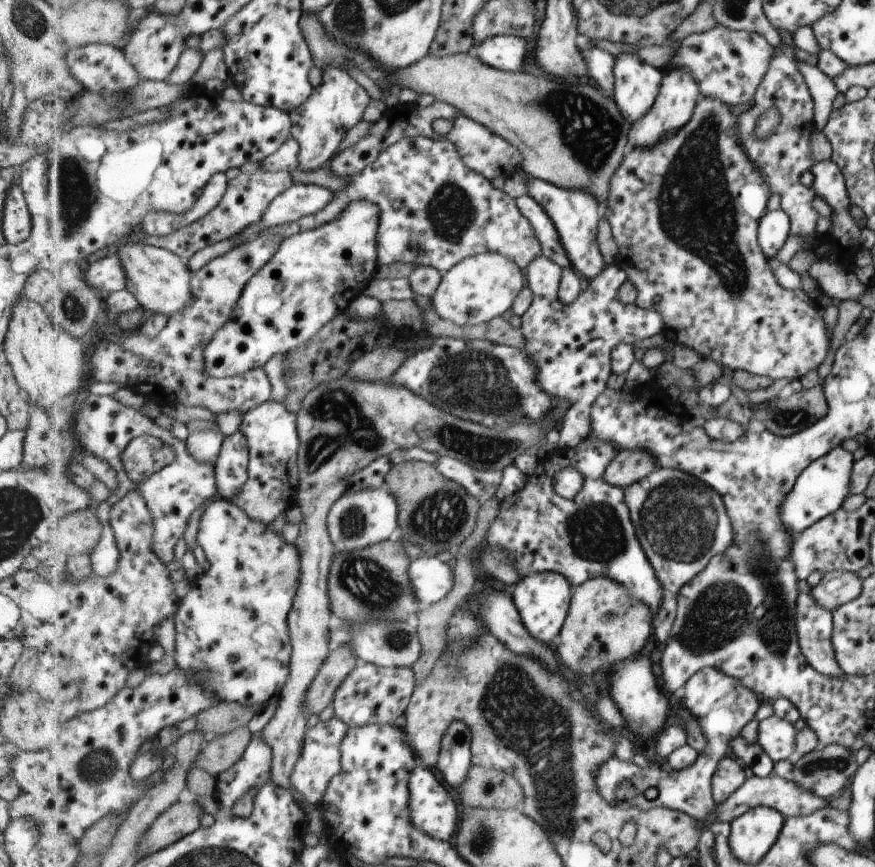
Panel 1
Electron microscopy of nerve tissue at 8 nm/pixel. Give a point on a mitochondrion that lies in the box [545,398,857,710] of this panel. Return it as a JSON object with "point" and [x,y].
{"point":[720,615]}

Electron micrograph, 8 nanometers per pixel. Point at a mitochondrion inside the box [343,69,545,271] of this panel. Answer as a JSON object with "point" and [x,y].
{"point":[452,216]}

